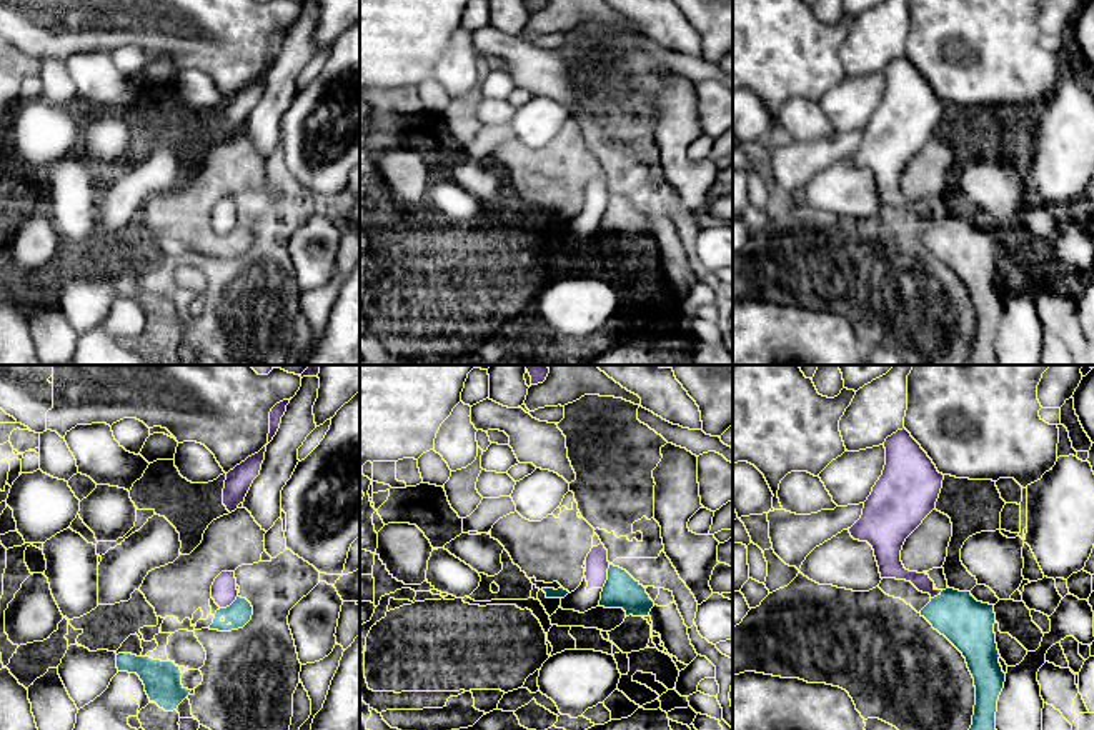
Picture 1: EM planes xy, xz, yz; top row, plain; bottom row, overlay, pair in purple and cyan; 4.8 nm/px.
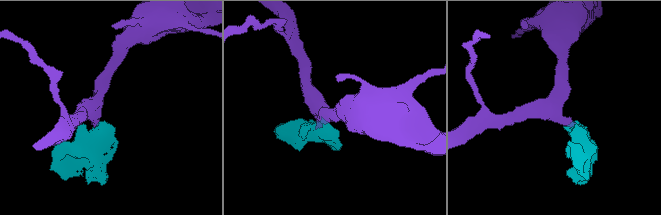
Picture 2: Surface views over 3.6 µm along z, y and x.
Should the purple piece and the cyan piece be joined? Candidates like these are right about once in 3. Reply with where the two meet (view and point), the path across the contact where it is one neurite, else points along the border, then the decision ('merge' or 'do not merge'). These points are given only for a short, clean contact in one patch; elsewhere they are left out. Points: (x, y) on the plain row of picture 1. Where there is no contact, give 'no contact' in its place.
meets purple in xz at (606, 202); border along xz (610, 190), (606, 209), (601, 214); do not merge

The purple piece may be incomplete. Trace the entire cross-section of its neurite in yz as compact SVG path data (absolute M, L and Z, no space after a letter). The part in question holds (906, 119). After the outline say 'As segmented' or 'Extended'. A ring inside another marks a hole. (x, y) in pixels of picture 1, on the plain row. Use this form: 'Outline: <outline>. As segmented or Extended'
Outline: M906 55L888 63L884 75L883 102L849 160L873 173L881 205L911 208L934 225L942 217L934 215L929 202L906 197L901 177L906 165L936 135L944 102Z. As segmented

